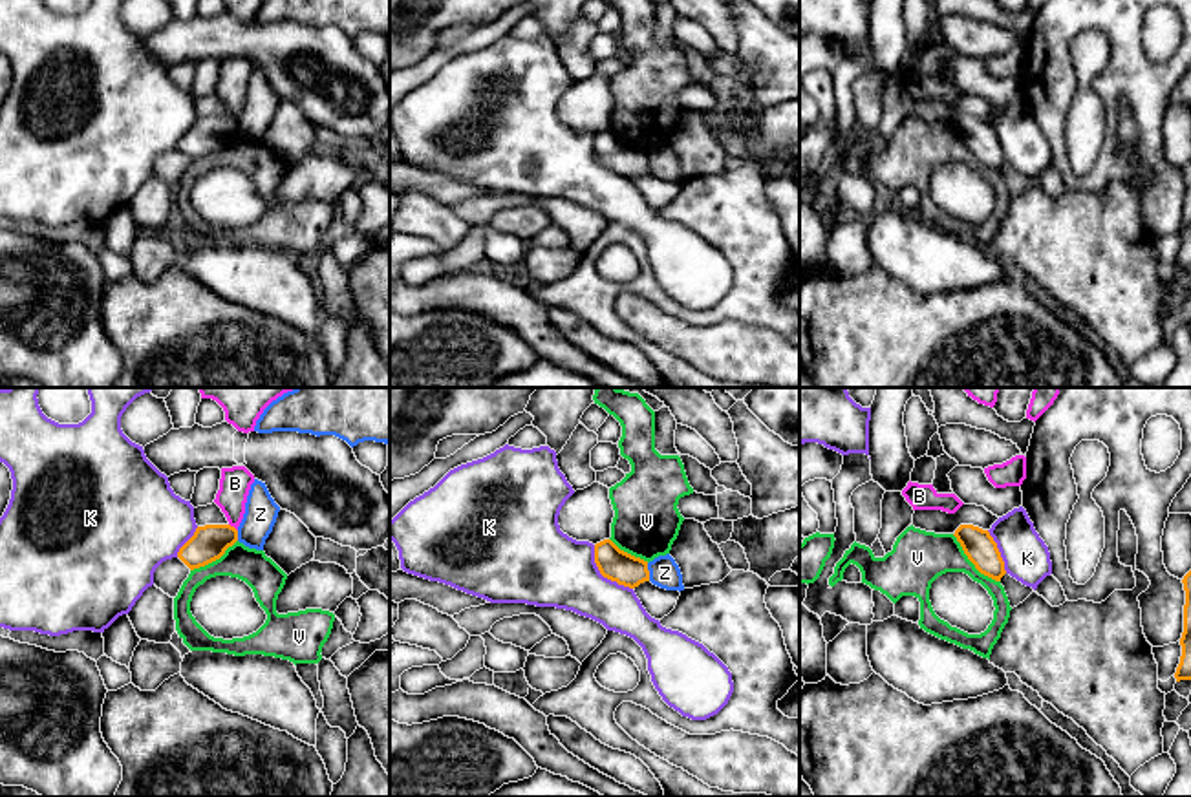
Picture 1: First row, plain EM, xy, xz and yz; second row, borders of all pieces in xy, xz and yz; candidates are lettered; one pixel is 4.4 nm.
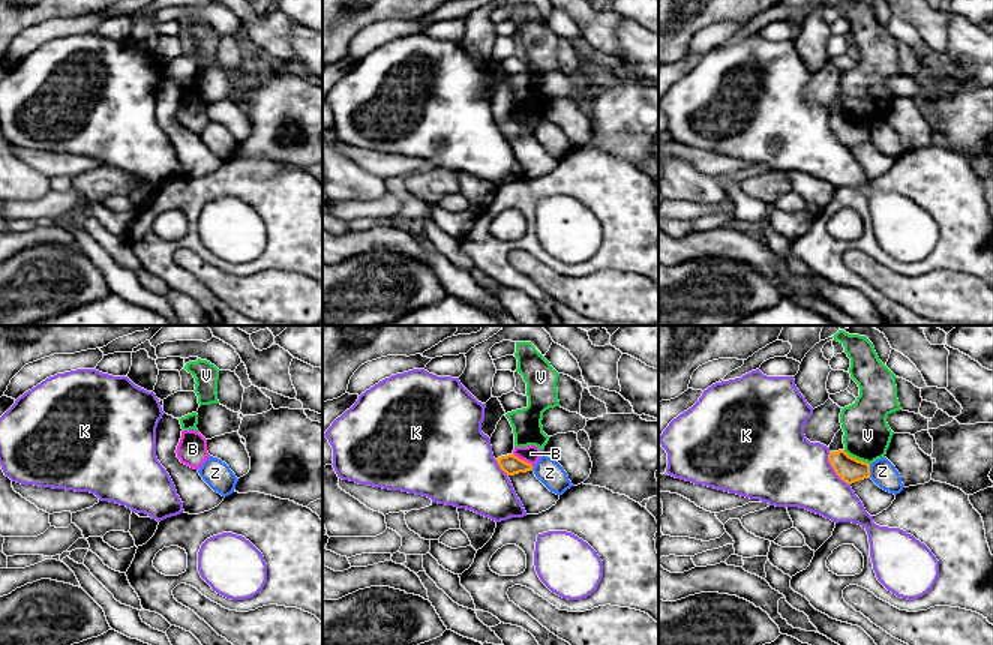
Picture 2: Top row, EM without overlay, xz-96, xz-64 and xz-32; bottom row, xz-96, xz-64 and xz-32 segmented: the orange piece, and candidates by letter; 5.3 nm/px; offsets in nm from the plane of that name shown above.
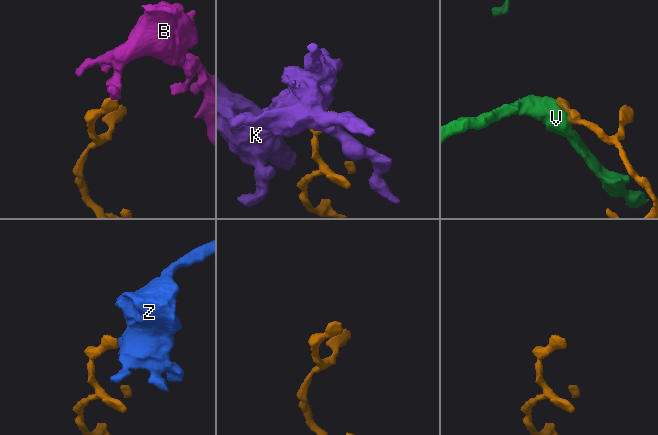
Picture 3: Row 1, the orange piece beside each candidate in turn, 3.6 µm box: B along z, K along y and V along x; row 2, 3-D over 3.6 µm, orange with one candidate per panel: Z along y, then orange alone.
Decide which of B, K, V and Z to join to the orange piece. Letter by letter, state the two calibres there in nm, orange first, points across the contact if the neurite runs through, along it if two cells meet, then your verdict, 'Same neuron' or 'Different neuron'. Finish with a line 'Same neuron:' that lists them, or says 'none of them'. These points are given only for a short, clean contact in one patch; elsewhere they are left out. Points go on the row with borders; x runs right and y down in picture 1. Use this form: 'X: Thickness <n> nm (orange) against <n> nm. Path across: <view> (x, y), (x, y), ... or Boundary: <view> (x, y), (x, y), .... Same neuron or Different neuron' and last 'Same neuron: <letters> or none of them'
B: Thickness 160 nm (orange) against 140 nm. Boundary: xy (229, 523), (236, 531). Different neuron
K: Thickness 140 nm (orange) against 340 nm. Different neuron
V: Thickness 140 nm (orange) against 240 nm. Different neuron
Z: Thickness 140 nm (orange) against 140 nm. Different neuron
Same neuron: none of them

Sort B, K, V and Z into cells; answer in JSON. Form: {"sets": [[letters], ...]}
{"sets": [["B"], ["K"], ["V"], ["Z"]]}

